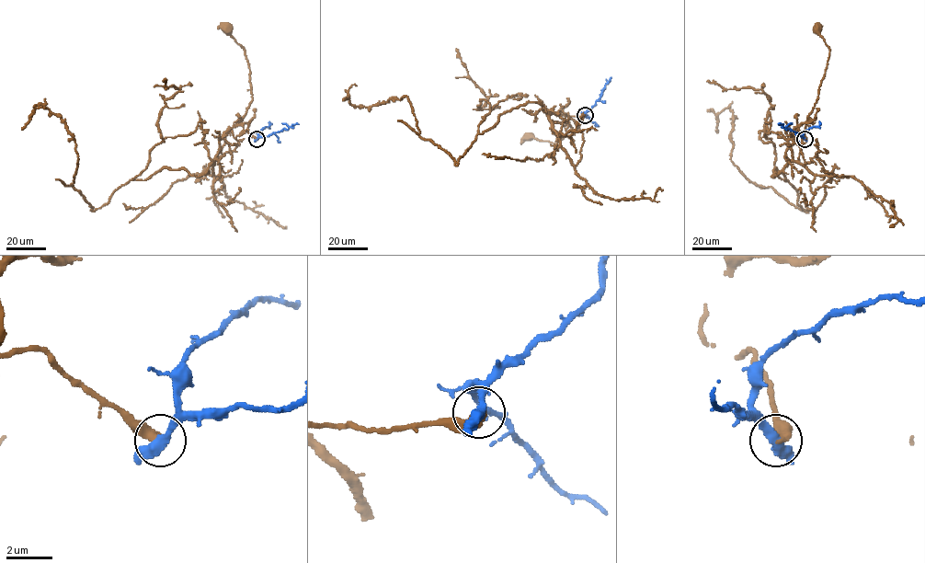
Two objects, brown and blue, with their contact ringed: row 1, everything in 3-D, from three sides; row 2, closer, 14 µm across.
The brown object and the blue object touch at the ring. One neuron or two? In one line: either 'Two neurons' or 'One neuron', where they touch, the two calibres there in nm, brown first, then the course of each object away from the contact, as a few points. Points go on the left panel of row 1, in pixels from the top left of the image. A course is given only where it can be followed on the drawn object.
Two neurons. Place: (256, 139). Thickness 480 nm (brown) against 400 nm. Course of brown: (256, 139), (243, 132), (242, 125), (232, 127), (219, 141), (212, 160), (252, 99), (245, 50), (226, 28). Course of blue: (256, 139), (298, 123)

